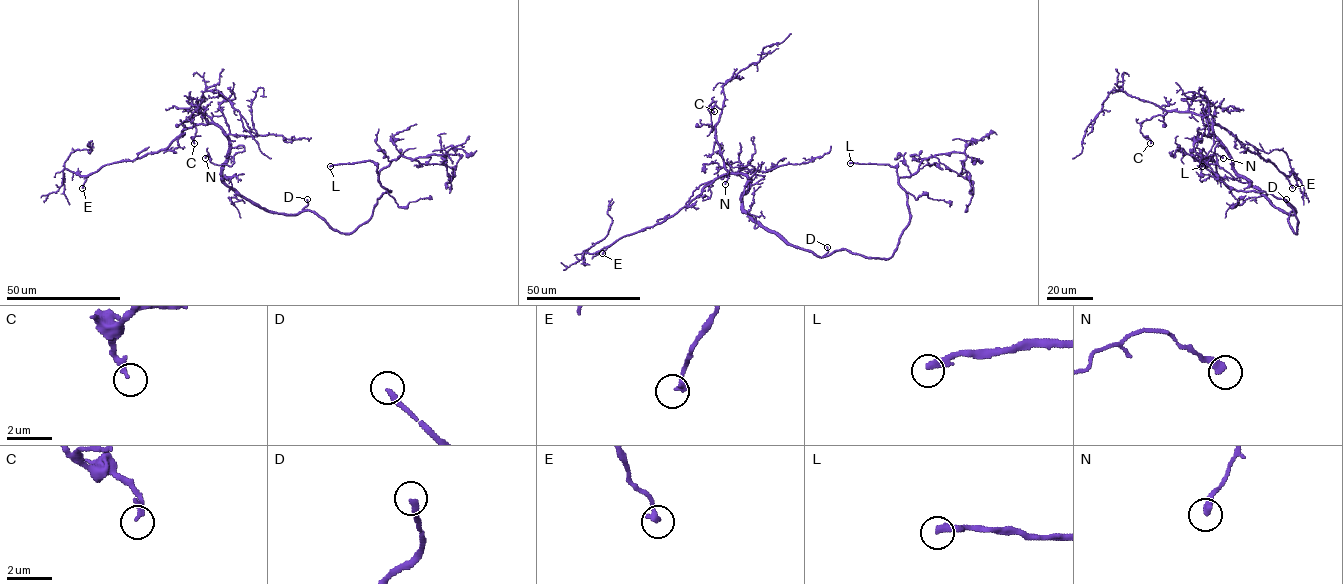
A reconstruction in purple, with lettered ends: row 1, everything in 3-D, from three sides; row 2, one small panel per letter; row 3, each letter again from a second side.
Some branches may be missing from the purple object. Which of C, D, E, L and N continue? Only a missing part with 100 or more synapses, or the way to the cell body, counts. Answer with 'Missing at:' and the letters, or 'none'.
Missing at: D, L

